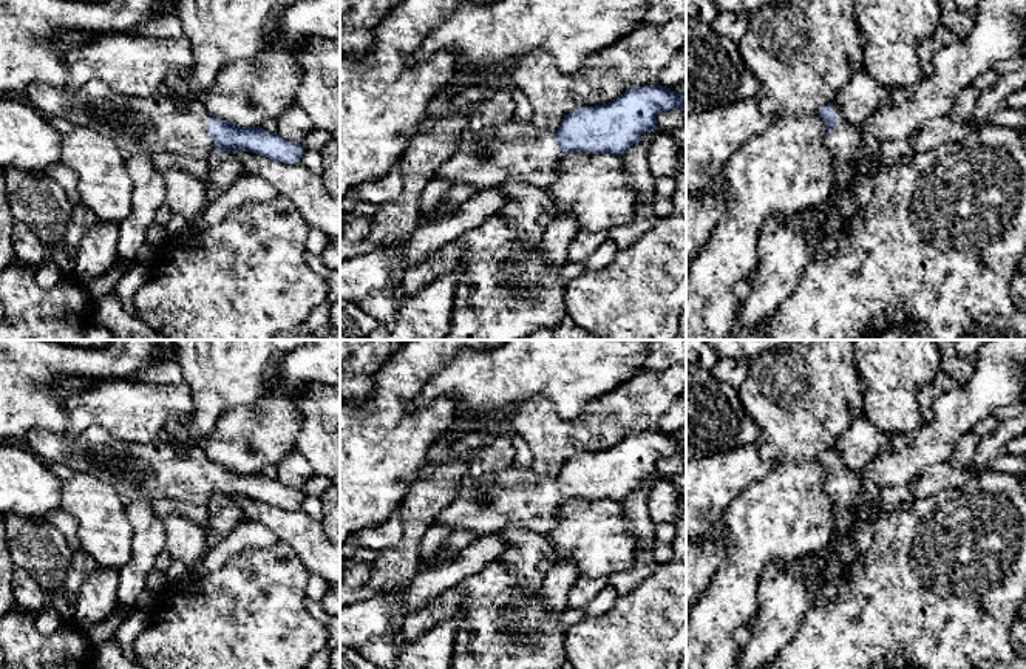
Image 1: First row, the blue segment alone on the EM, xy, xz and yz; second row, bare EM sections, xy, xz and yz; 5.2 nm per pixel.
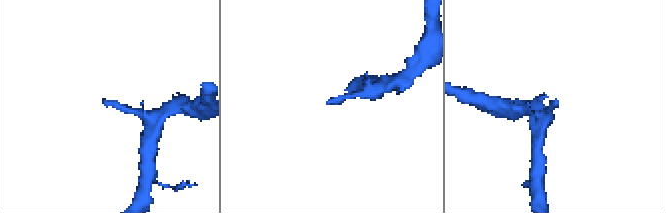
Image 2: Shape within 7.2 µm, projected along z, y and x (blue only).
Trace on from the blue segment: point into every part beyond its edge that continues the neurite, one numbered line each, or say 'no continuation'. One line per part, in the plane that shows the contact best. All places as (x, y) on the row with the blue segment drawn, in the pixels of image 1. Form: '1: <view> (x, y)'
1: xy (136, 125)

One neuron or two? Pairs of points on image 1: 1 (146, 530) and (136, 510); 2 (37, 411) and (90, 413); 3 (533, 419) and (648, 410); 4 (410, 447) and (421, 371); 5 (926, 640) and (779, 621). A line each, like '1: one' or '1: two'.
1: one
2: two
3: one
4: one
5: two

